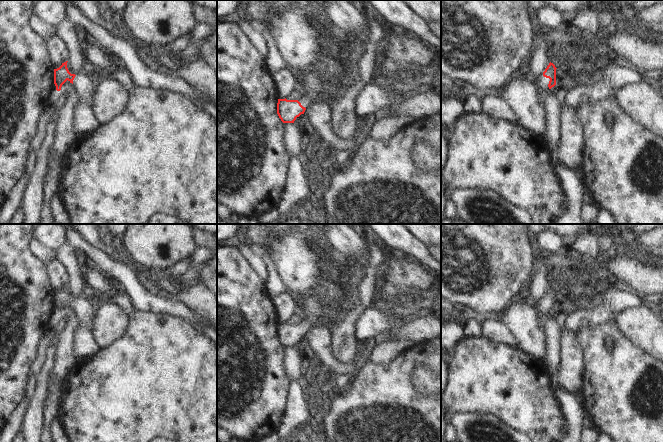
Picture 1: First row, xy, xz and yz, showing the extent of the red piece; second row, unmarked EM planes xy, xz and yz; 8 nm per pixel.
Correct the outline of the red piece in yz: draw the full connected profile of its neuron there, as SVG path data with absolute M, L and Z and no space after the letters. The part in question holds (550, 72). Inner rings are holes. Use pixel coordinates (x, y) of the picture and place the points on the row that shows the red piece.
M550 62L537 79L527 72L519 73L501 92L501 99L510 105L517 123L534 134L542 135L545 131L545 107L540 97L556 85L556 69Z

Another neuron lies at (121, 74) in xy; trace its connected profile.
M116 64L112 70L114 71L112 78L116 79L125 89L129 91L134 87L132 76L125 67Z

